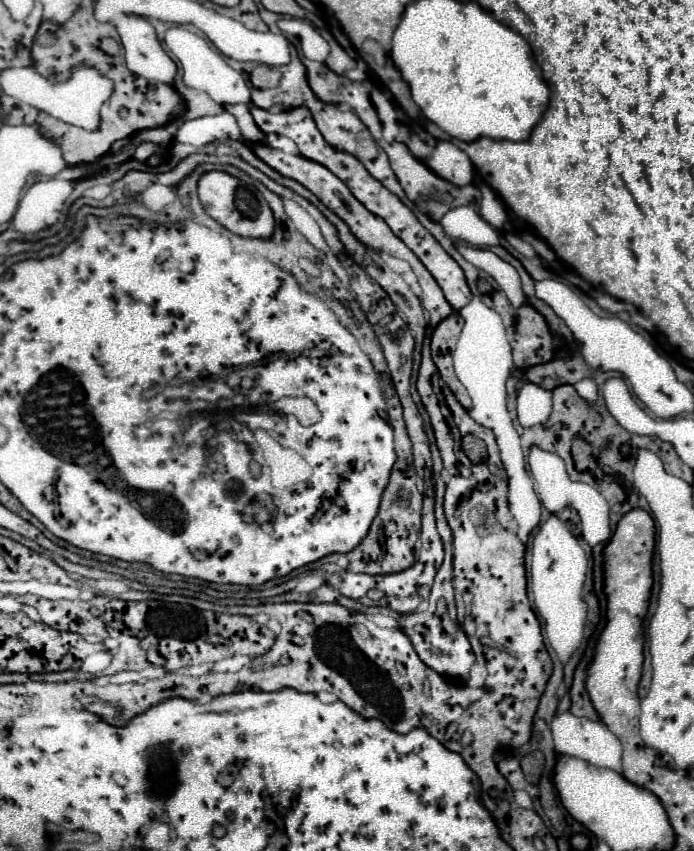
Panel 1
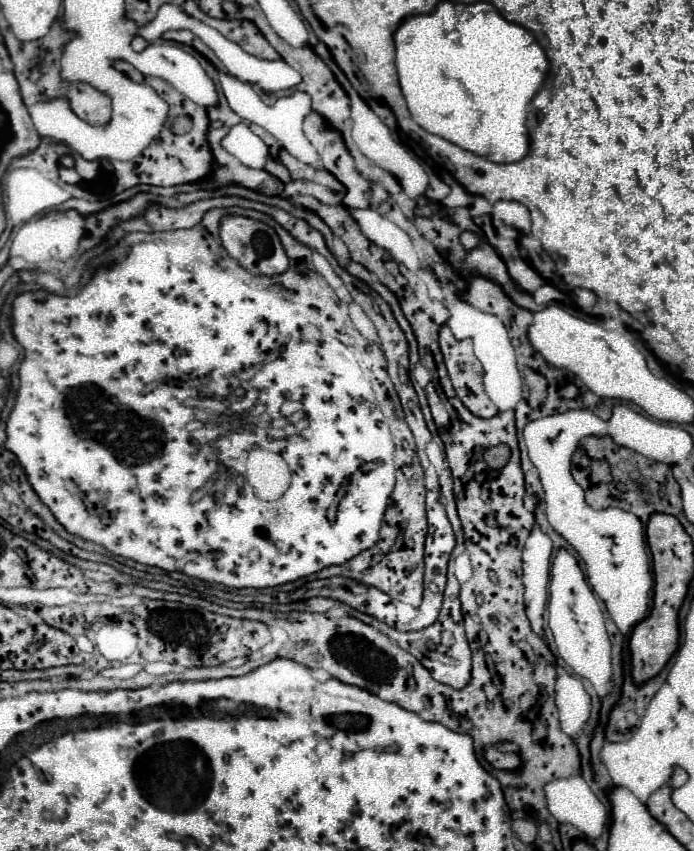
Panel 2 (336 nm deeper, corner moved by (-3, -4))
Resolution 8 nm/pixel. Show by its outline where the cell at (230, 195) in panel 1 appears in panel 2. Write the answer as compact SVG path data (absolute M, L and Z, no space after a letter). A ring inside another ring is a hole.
M227 214L221 220L219 232L221 232L221 242L223 242L225 250L229 252L229 256L235 258L251 274L275 276L275 274L281 274L283 270L287 270L289 258L287 258L287 254L285 254L285 250L281 246L281 240L277 236L277 232L269 224L247 218L247 216Z

